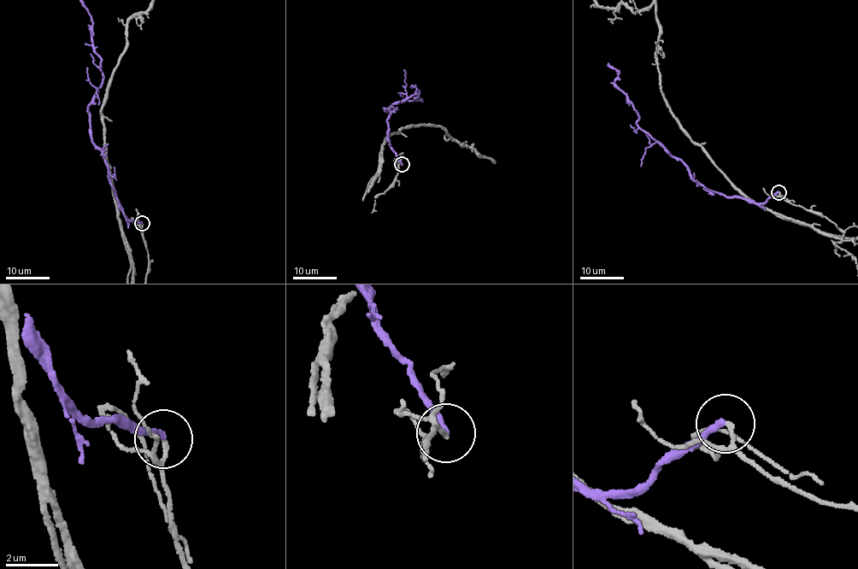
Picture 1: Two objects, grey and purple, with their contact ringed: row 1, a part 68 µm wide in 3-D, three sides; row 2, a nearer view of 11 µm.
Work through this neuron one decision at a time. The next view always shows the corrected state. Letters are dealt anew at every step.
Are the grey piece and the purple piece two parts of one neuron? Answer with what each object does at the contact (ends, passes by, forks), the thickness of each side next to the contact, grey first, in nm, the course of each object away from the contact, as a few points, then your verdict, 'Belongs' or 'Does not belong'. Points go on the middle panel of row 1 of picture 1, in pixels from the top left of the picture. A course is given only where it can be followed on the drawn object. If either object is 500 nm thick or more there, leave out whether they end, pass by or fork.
At the ring grey passes by. At the ring purple ends. Thickness 100 nm (grey) against 220 nm. Does not belong

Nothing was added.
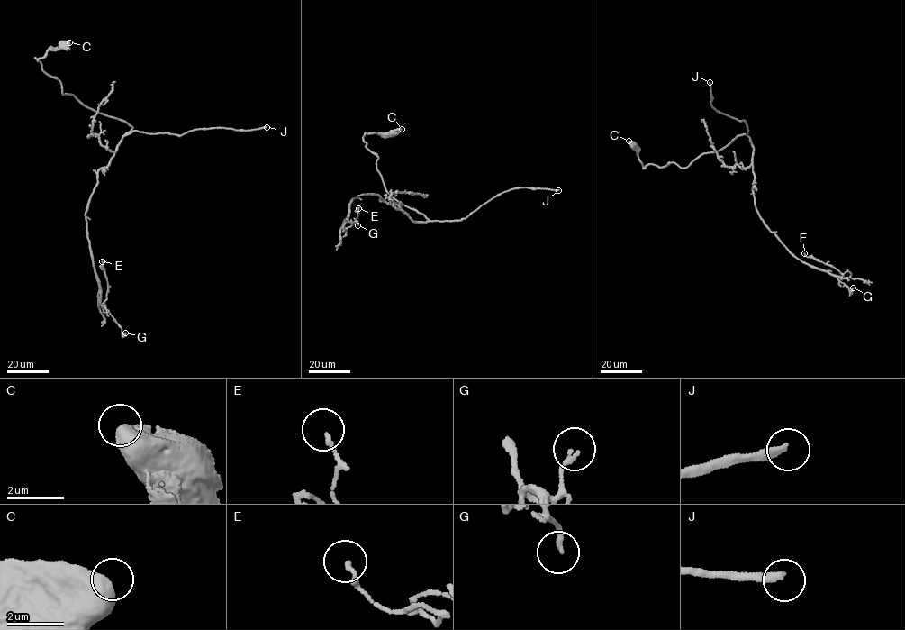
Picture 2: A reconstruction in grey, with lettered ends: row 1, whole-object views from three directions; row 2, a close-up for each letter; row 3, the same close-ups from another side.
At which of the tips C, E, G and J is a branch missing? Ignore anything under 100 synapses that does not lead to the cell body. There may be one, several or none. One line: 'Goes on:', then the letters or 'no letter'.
Goes on: J

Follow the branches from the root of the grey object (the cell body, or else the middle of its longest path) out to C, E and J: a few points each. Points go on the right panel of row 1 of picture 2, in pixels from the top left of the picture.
C: (752, 159), (753, 147), (745, 134), (718, 151), (701, 154), (685, 168), (670, 162), (644, 168), (628, 141)
E: (752, 159), (754, 204), (765, 226), (801, 261), (842, 278), (842, 274), (834, 268), (804, 253)
J: (752, 159), (753, 147), (746, 134), (745, 121), (712, 107), (710, 82)

